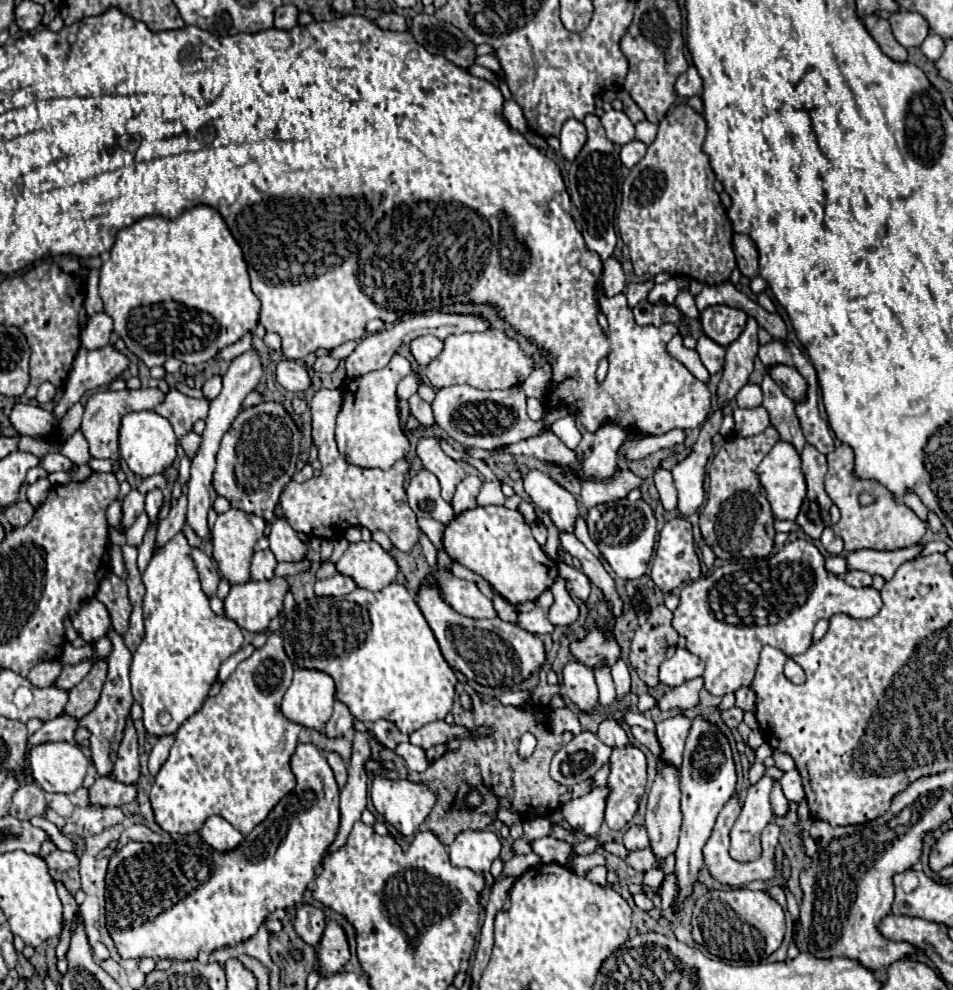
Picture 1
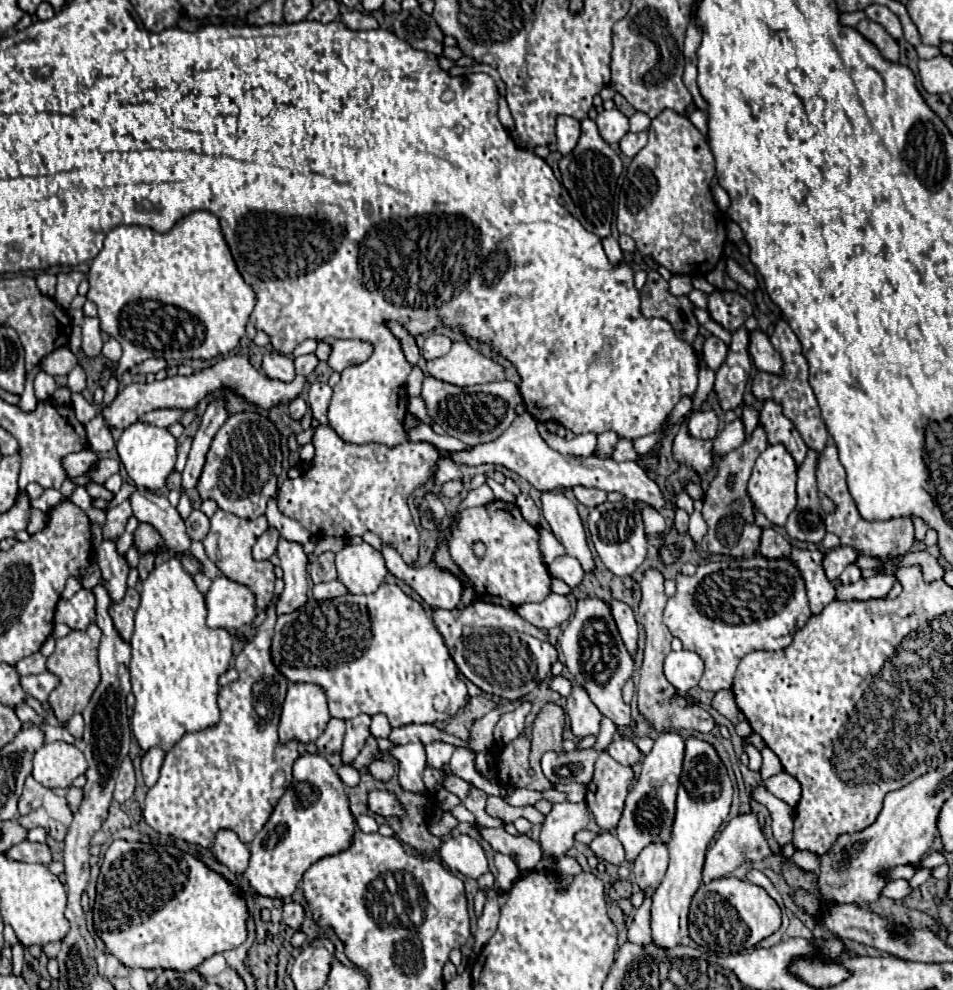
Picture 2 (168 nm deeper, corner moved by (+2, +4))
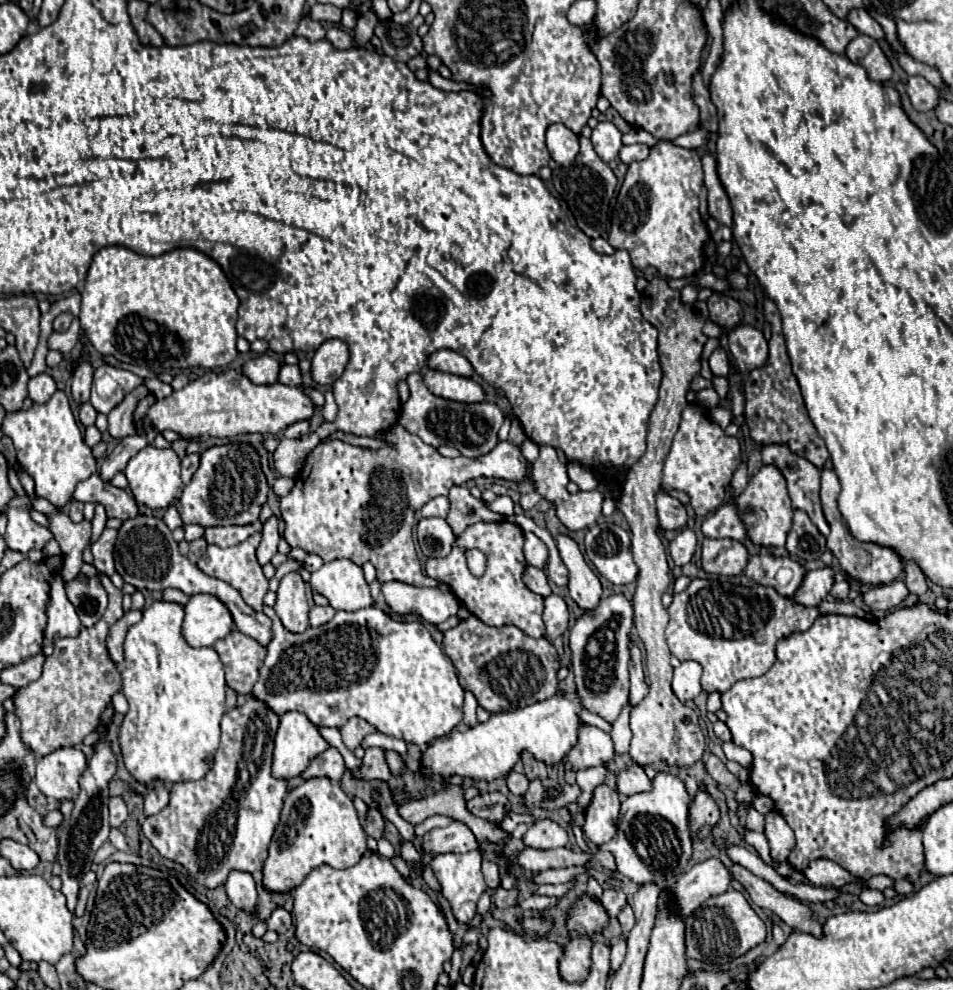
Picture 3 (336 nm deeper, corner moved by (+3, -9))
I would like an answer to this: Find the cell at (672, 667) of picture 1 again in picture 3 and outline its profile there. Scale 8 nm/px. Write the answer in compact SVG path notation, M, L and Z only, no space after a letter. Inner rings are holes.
M684 661L680 667L674 669L674 677L672 677L674 695L682 703L698 697L702 691L700 677L702 677L702 667L696 661Z

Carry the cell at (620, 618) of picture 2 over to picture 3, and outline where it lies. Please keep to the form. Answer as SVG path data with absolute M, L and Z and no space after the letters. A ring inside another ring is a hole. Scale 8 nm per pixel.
M630 639L630 703L638 705L648 691L648 685L644 683L644 671L642 671L642 655L634 639Z

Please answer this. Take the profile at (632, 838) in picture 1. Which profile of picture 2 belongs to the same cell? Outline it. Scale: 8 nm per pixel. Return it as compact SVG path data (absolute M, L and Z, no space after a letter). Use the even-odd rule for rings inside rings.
M663 732L655 740L653 750L643 758L641 776L631 788L625 800L625 810L617 824L617 838L625 848L627 862L635 862L639 852L651 842L663 842L663 844L669 842L671 822L675 820L675 798L677 798L679 776L683 768L683 754L685 754L683 738L675 732Z

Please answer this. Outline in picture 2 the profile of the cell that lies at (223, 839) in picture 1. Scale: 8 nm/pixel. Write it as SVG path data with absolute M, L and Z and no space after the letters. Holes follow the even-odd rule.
M221 830L217 834L215 846L213 846L215 858L225 864L233 874L243 874L249 864L249 848L239 840L239 836L231 830Z

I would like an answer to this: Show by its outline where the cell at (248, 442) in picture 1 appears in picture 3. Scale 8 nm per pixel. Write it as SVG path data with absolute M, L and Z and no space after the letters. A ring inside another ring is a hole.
M226 443L210 447L200 457L200 467L190 485L182 489L178 511L186 523L202 523L202 527L216 525L250 525L260 517L260 509L268 497L268 481L260 465L260 455L252 445Z

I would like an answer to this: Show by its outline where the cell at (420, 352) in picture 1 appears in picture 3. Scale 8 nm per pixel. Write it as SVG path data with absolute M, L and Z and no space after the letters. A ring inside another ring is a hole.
M452 349L434 351L428 357L428 367L438 369L438 371L448 371L448 373L454 373L454 375L466 375L466 377L470 377L474 373L470 361L464 355L452 351Z

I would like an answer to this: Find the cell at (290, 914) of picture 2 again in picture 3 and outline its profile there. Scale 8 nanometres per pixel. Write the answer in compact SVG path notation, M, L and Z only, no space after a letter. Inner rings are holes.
M278 907L278 909L272 913L272 917L268 919L268 927L274 929L278 935L286 933L286 931L292 927L292 917L290 917L290 913L288 913L286 909Z

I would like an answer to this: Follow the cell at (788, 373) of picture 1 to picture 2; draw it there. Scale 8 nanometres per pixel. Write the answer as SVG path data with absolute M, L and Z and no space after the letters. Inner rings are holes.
M761 330L749 332L749 348L747 350L759 370L771 372L771 374L781 374L783 360L779 358L779 352L771 346L767 334L763 334Z

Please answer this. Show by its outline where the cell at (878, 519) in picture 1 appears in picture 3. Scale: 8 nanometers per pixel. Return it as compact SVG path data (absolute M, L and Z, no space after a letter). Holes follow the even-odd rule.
M822 469L822 489L820 489L820 499L822 499L822 509L826 515L826 521L830 525L830 535L828 535L828 549L834 553L834 557L840 561L840 567L854 579L860 579L864 583L872 583L872 585L886 585L892 583L900 577L900 573L904 571L904 561L902 557L892 549L892 547L882 547L876 543L862 543L856 541L850 531L848 531L848 523L842 517L842 513L838 511L838 495L840 495L840 479L832 469Z

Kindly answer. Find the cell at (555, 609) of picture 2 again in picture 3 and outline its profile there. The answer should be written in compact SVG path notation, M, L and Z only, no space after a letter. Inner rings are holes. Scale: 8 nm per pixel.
M550 595L544 599L544 625L546 625L546 639L554 641L568 629L568 607L562 597Z

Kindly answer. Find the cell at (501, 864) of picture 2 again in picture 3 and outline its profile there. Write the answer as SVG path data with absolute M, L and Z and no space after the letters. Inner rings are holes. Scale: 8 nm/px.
M484 859L482 861L482 873L484 873L484 879L486 879L486 885L490 889L498 889L500 887L500 871L498 871L498 865Z

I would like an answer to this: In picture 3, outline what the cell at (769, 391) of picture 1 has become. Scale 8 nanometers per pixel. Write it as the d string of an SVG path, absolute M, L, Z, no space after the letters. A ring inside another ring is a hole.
M764 445L762 459L768 465L776 465L788 483L788 493L794 509L802 509L810 515L812 523L822 531L822 535L830 533L830 527L824 519L820 507L820 471L806 461L804 457L794 455L788 445Z

